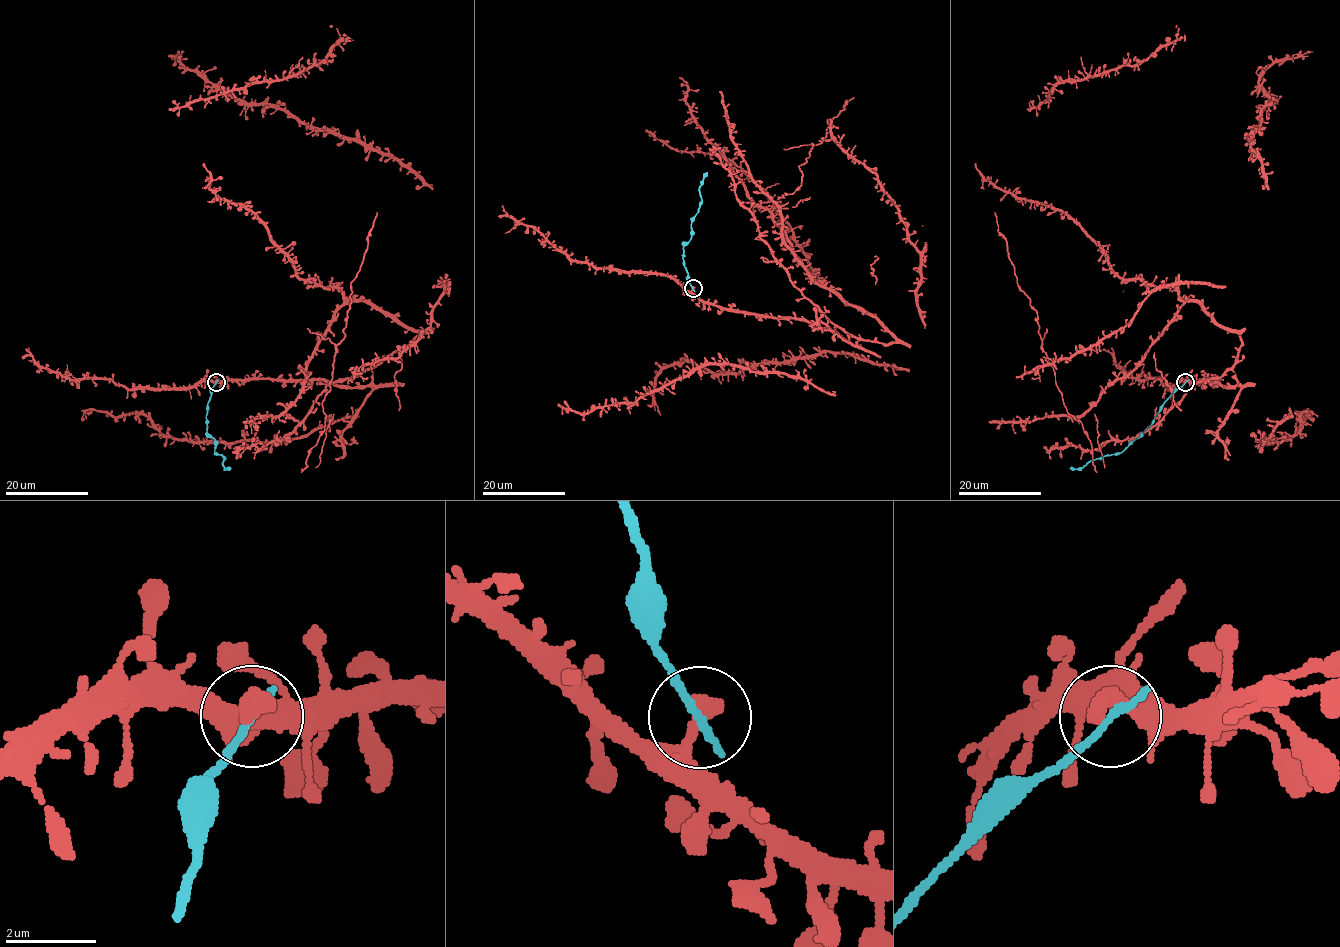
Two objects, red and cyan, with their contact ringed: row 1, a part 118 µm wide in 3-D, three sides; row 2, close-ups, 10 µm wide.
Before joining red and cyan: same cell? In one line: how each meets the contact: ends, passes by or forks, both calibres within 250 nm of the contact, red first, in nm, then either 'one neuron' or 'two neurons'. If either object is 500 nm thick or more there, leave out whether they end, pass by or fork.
red ends; cyan ends; calibres 400 and 200 nm; two neurons

